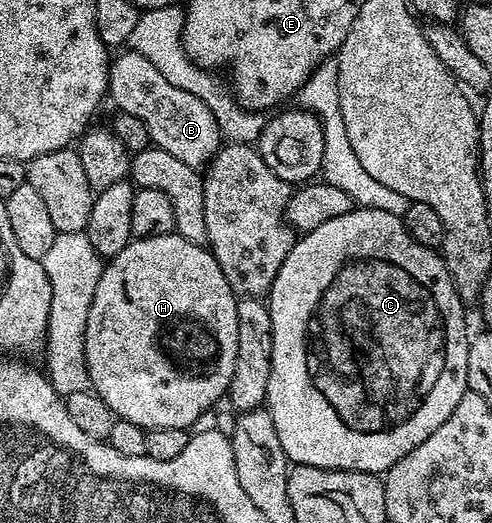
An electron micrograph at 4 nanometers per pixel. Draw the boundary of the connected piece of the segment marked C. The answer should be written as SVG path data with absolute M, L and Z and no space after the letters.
M355 206L347 214L339 214L339 218L331 218L323 222L323 226L315 226L315 230L304 233L294 243L283 266L279 266L279 274L271 286L267 303L273 327L267 411L275 422L279 446L283 446L285 457L293 464L384 474L391 466L395 466L395 462L399 462L399 458L411 454L419 442L431 438L431 434L435 434L435 430L439 430L439 426L451 418L451 410L459 406L459 398L463 398L468 389L467 354L471 336L470 333L465 333L466 305L449 277L445 261L434 249L415 242L415 238L411 238L405 228L404 219L395 214L387 214L387 210Z

